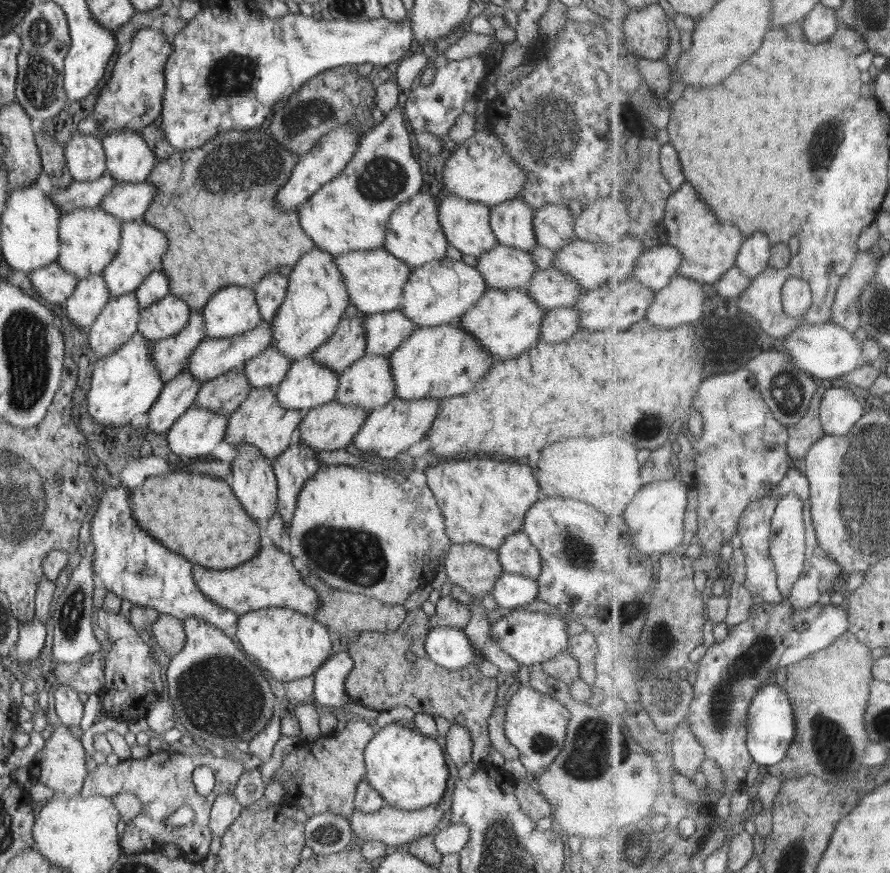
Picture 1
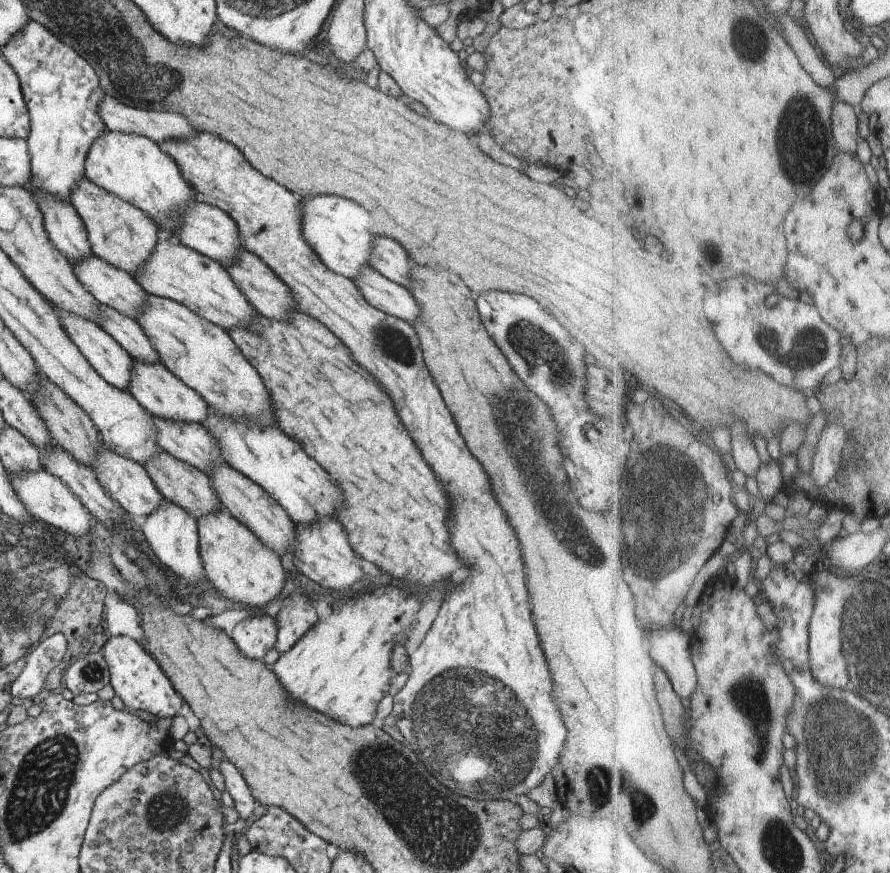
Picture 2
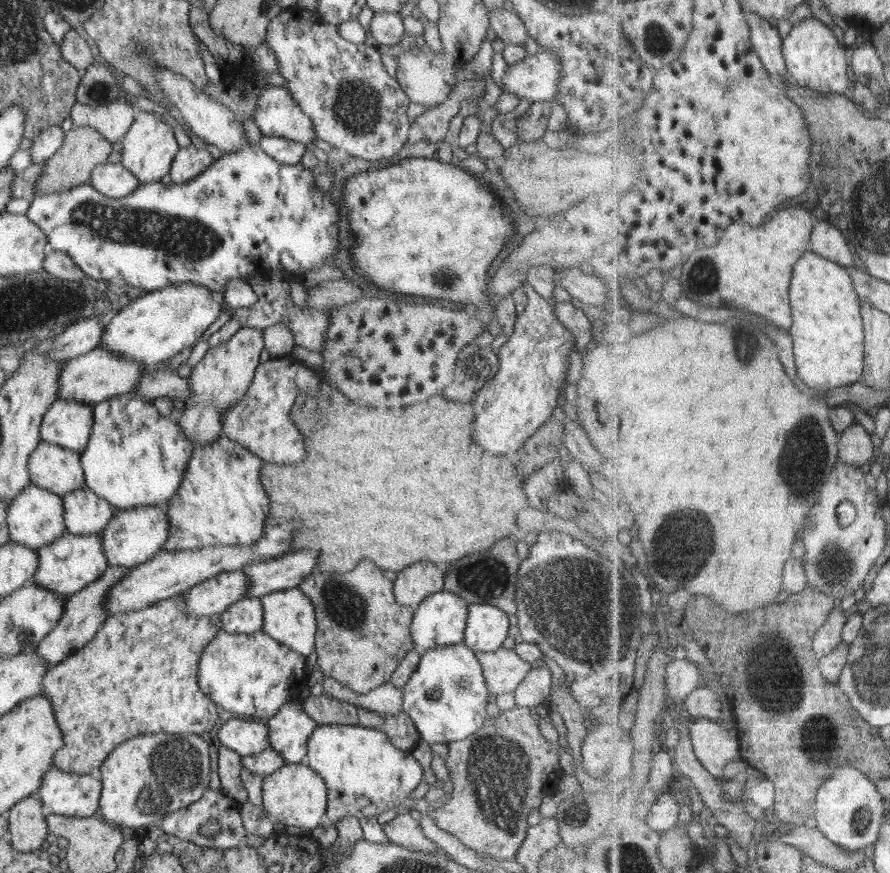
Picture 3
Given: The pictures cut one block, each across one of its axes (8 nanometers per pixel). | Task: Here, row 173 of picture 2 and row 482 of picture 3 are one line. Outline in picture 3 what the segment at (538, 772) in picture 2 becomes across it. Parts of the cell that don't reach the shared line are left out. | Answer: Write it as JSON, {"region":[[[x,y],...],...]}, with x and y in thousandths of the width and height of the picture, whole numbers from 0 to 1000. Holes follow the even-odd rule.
{"region":[[[247,499],[238,509],[219,512],[211,528],[211,535],[207,540],[204,553],[198,566],[185,576],[191,611],[189,611],[183,629],[201,631],[238,625],[283,625],[288,623],[288,619],[296,612],[297,600],[303,588],[301,566],[299,566],[297,554],[292,552],[292,537],[297,535],[297,530],[299,528],[294,525],[254,499]]]}

